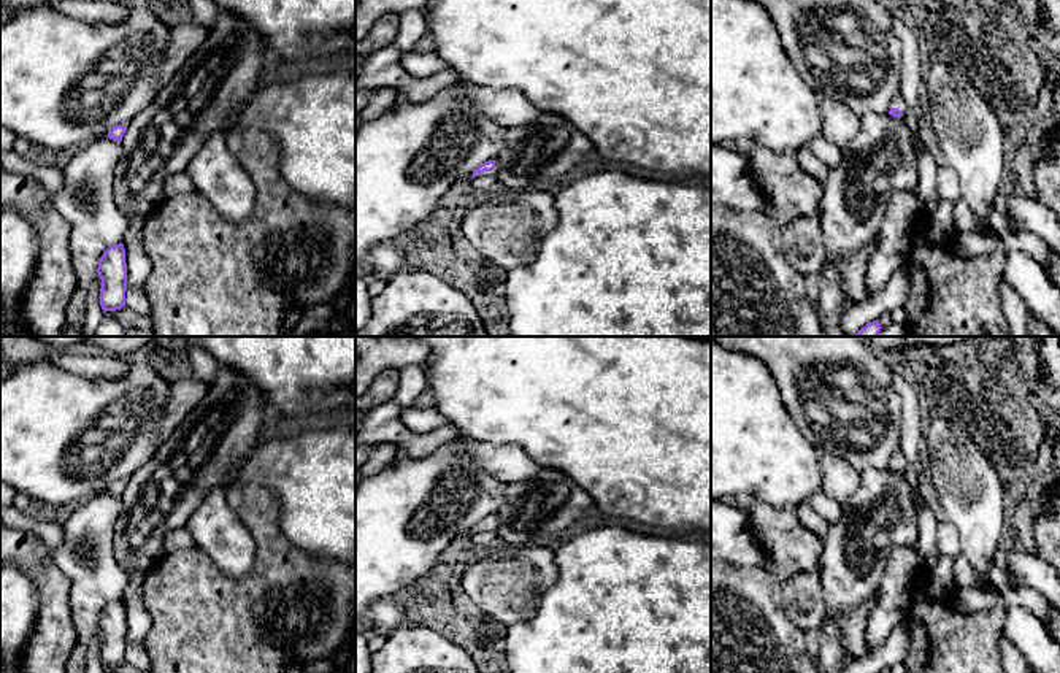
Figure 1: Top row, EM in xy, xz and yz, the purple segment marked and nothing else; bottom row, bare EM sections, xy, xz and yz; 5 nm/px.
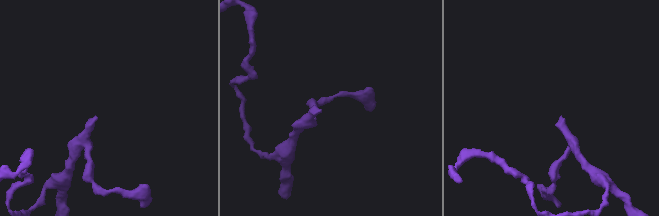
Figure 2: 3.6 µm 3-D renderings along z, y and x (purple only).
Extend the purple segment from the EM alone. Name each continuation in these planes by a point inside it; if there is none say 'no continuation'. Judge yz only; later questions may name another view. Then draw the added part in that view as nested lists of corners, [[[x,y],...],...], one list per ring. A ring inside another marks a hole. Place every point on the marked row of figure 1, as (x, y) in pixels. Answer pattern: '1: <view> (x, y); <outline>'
1: yz (898, 102); [[[898,92],[898,94],[892,98],[890,108],[898,108],[898,110],[903,113],[903,116],[906,116],[908,106],[906,106],[906,102],[904,102],[901,92]]]

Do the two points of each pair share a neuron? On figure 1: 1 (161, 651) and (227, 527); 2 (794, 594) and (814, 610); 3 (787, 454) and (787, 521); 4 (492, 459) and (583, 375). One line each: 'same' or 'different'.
1: different
2: same
3: different
4: different

